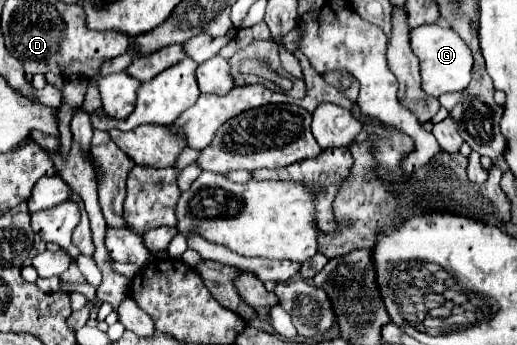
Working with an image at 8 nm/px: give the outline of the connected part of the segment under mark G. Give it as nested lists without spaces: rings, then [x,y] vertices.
[[[429,24],[413,28],[409,34],[411,50],[421,62],[421,88],[425,94],[439,98],[445,92],[461,92],[471,82],[471,68],[473,68],[473,56],[467,44],[461,40],[461,36],[447,26]]]

